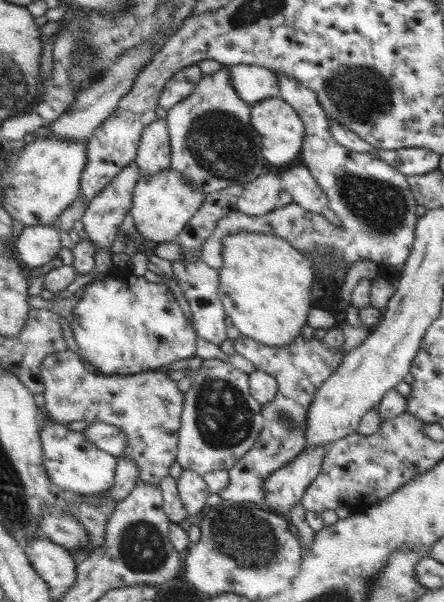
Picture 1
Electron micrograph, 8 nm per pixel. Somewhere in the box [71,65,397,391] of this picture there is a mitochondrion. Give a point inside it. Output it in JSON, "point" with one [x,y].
{"point":[220,144]}

